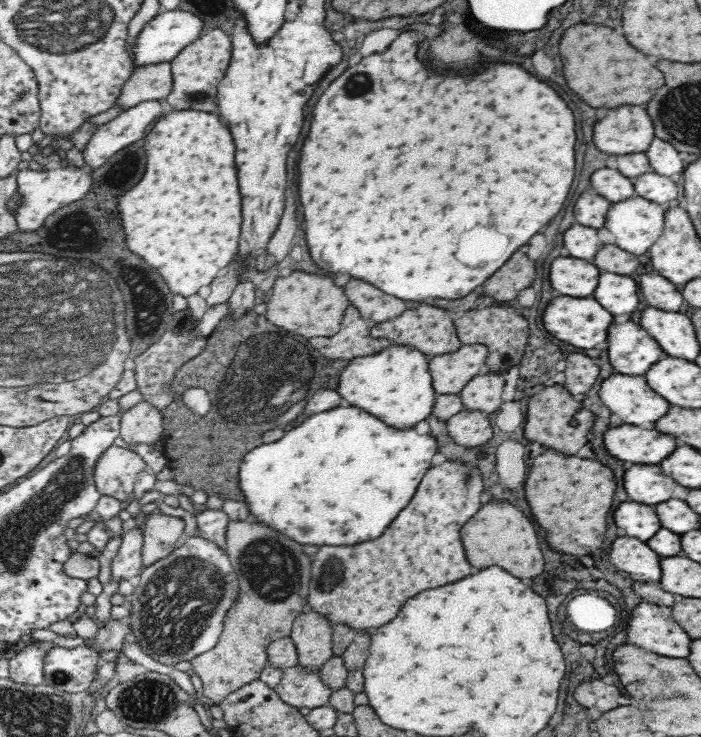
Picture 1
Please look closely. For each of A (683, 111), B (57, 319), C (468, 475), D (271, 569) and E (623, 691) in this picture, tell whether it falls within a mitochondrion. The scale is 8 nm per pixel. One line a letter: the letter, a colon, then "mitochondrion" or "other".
A: mitochondrion
B: mitochondrion
C: mitochondrion
D: mitochondrion
E: other

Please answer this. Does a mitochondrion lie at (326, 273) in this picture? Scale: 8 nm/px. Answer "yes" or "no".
no

